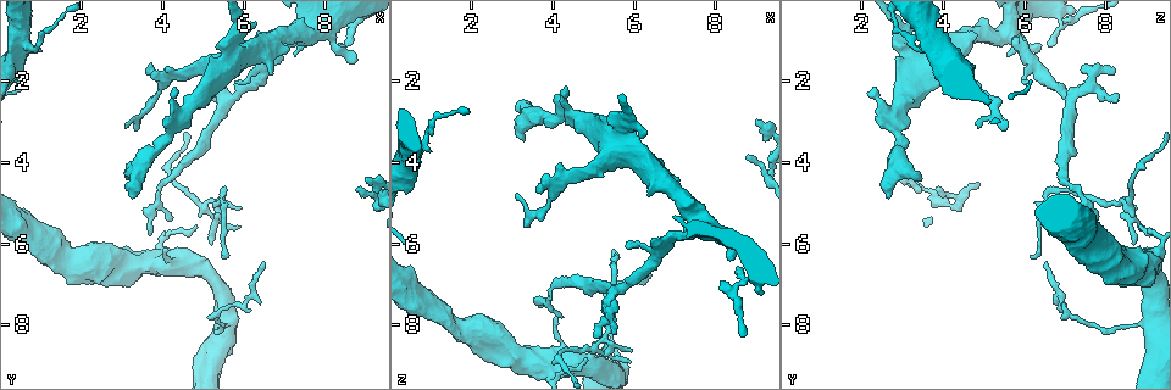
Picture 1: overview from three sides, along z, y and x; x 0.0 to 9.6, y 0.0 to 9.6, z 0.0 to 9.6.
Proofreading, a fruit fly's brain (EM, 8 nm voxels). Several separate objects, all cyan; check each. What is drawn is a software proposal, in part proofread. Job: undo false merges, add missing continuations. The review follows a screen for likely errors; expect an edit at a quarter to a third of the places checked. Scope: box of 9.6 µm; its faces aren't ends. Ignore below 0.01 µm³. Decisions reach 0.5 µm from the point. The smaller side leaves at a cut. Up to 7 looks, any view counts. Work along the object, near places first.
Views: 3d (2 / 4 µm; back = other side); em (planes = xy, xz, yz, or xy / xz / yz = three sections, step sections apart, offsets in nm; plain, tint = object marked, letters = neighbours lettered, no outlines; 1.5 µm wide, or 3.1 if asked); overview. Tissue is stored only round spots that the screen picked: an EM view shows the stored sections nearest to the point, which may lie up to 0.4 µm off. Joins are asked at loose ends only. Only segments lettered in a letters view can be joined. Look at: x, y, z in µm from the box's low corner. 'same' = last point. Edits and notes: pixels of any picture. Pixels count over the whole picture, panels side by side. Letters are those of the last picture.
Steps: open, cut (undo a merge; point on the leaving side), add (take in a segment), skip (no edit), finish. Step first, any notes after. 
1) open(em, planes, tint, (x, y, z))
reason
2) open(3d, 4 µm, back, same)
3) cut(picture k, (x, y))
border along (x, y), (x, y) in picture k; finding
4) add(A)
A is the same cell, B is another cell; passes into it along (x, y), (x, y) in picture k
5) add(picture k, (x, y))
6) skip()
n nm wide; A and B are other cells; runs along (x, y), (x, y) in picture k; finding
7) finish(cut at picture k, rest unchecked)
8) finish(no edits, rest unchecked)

open(em, planes, plain, (4.10, 4.10, 8.80))
abrupt turn

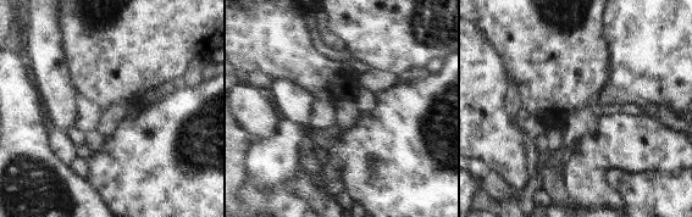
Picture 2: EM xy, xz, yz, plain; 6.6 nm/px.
open(em, planes, letters, same)
see the neighbours

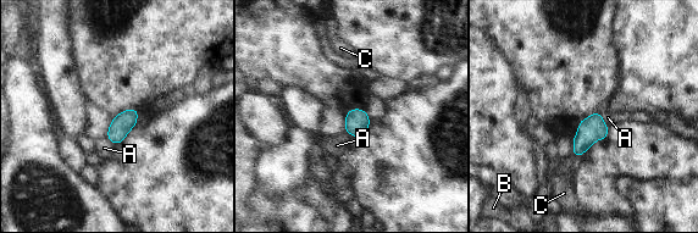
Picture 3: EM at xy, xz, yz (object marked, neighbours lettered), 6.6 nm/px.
skip()
140 nm wide; A, B and C are other cells; border along (600, 114), (602, 120), (608, 125) in picture 3; one neuron here

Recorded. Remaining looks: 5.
open(3d, 4 µm, (5.55, 1.75, 8.20))
an open end

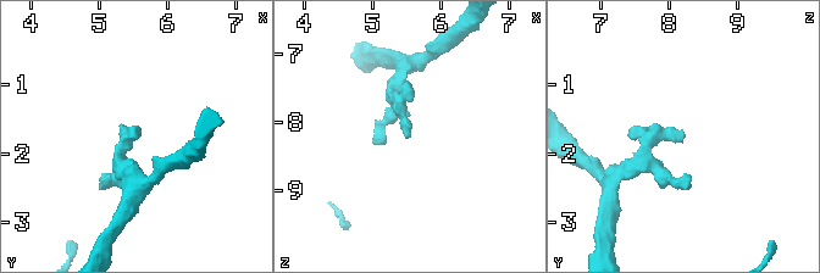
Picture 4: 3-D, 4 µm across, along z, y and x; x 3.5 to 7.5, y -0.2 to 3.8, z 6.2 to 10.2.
open(em, planes, letters, (5.55, 1.70, 8.25))

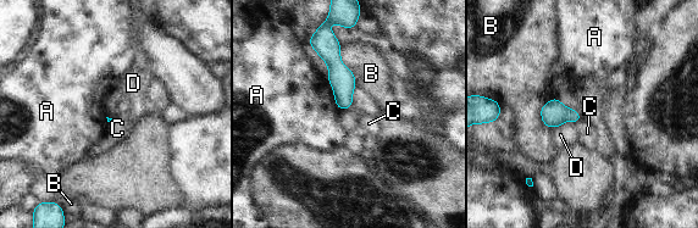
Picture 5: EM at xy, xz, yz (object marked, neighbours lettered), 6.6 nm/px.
skip()
A, B, C and D are other cells; no lettered segment goes on from it

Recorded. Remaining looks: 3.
open(3d, 2 µm, back, (6.65, 1.80, 4.00))
free end

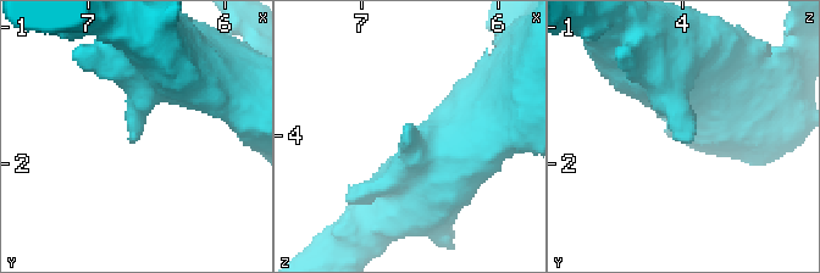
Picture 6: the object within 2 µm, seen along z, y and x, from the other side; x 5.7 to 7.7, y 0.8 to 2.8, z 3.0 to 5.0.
open(em, xz, step 8, letters, (6.70, 1.84, 3.96))

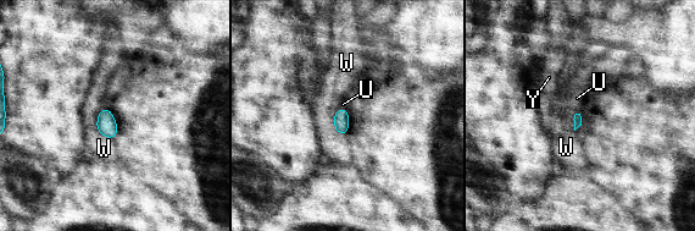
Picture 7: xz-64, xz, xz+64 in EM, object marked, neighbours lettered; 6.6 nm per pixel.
add(U)
W touches over 220 nm; U is the same cell, W and Y are other cells; the neuron continues

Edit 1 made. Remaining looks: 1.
finish(add at picture 7, rest unchecked)

